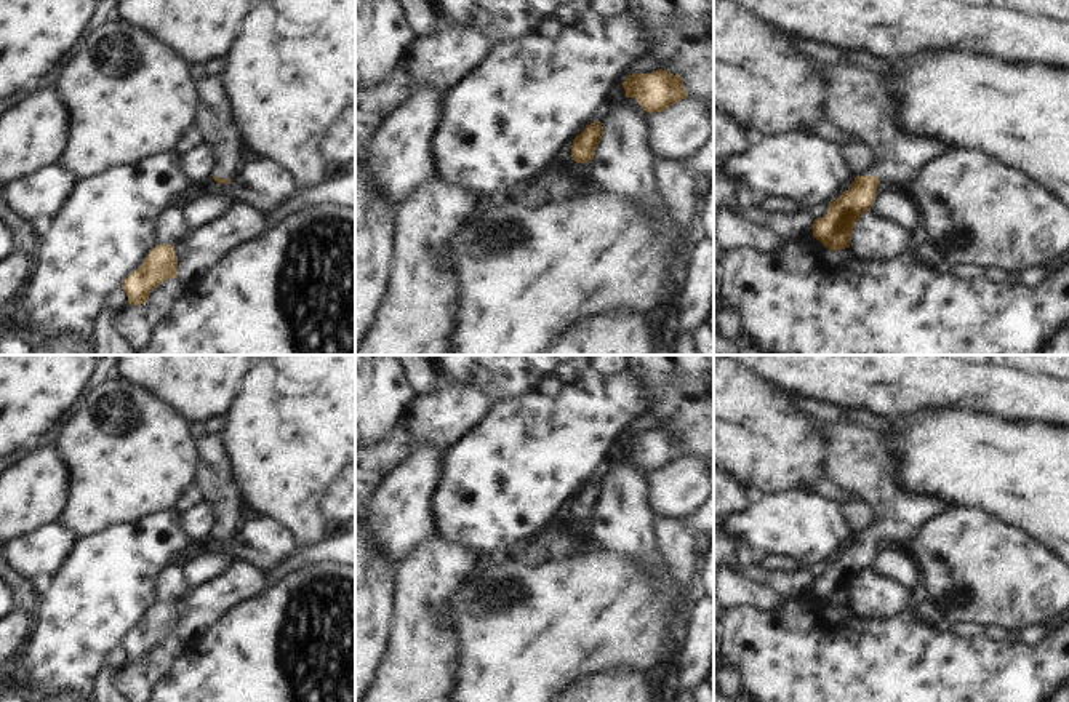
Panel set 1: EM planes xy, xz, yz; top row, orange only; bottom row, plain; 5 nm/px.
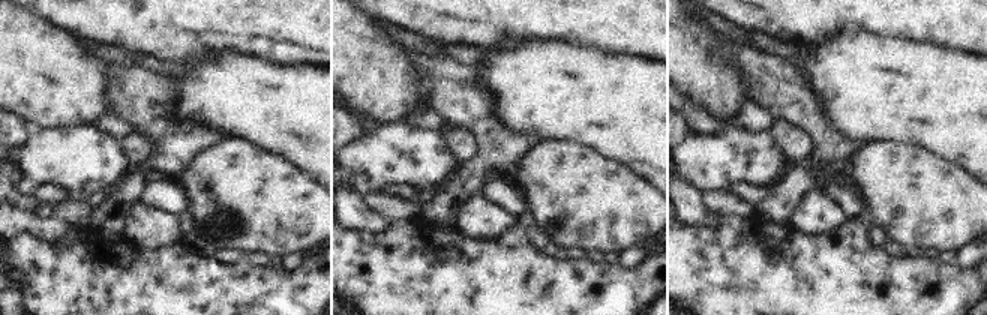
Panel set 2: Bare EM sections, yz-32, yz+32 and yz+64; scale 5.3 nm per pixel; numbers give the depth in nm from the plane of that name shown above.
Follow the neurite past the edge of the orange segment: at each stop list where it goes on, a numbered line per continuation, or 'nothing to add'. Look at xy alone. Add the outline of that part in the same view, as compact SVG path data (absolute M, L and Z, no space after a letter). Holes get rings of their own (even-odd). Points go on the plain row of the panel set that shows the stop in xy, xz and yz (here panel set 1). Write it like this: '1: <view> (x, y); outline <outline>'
1: xy (218, 483); outline M205 435L198 448L202 465L197 486L218 513L216 534L235 537L251 512L235 477L226 440L222 435Z

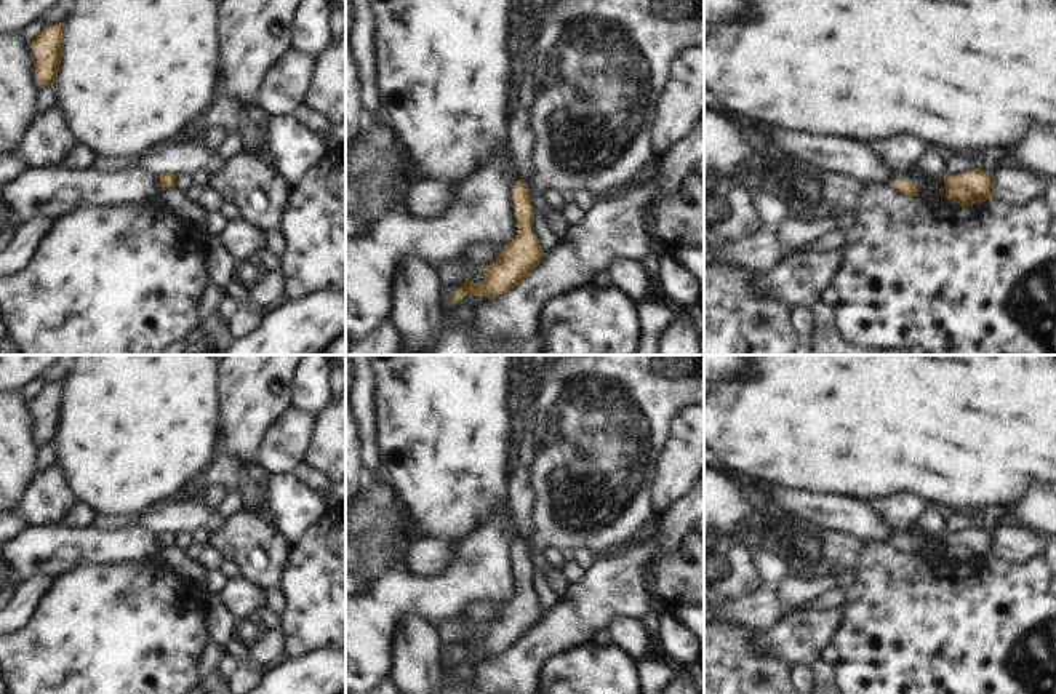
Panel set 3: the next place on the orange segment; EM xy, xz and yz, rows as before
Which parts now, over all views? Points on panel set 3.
nothing to add

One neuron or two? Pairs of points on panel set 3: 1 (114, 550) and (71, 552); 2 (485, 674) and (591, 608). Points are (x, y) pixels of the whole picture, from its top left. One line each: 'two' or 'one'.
1: one
2: one

